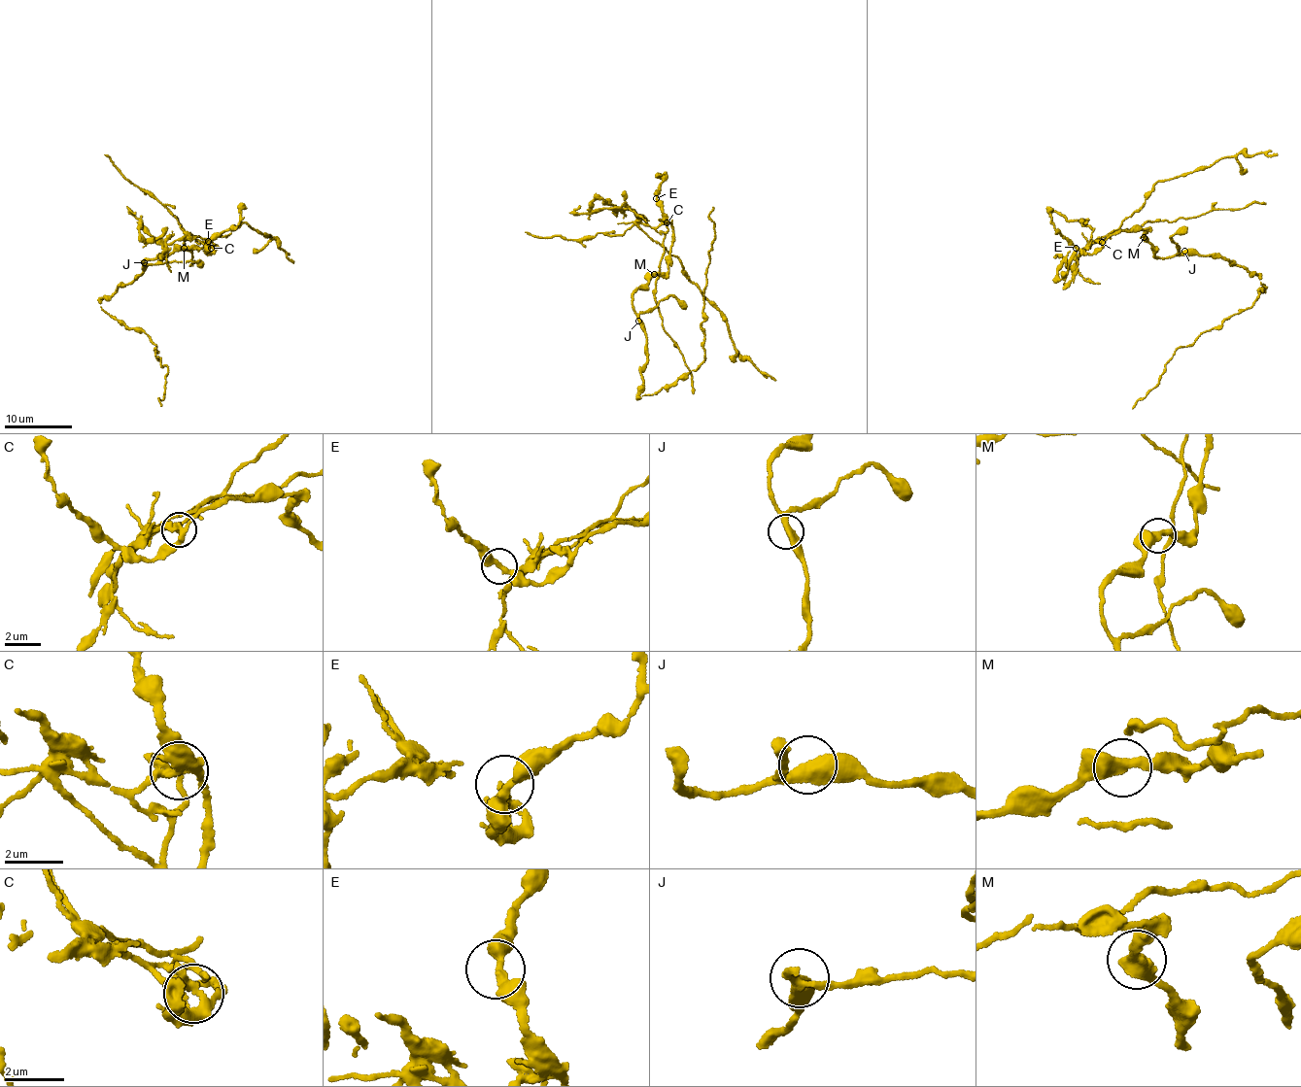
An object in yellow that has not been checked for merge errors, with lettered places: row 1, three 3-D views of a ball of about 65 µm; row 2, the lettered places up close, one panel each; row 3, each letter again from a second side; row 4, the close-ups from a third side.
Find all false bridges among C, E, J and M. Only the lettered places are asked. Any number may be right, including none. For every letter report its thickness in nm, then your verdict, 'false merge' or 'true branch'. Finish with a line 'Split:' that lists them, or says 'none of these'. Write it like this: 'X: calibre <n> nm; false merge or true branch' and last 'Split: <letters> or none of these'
C: calibre 280 nm; false merge
E: calibre 280 nm; true branch
J: calibre 380 nm; true branch
M: calibre 440 nm; true branch
Split: C

